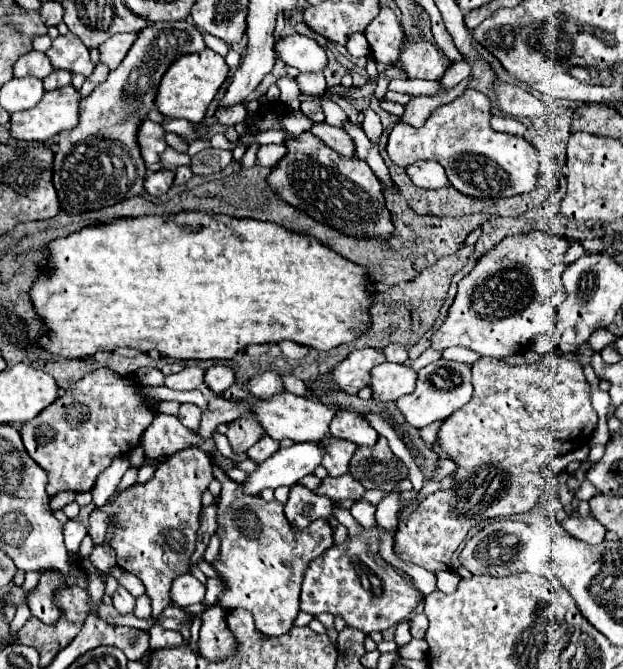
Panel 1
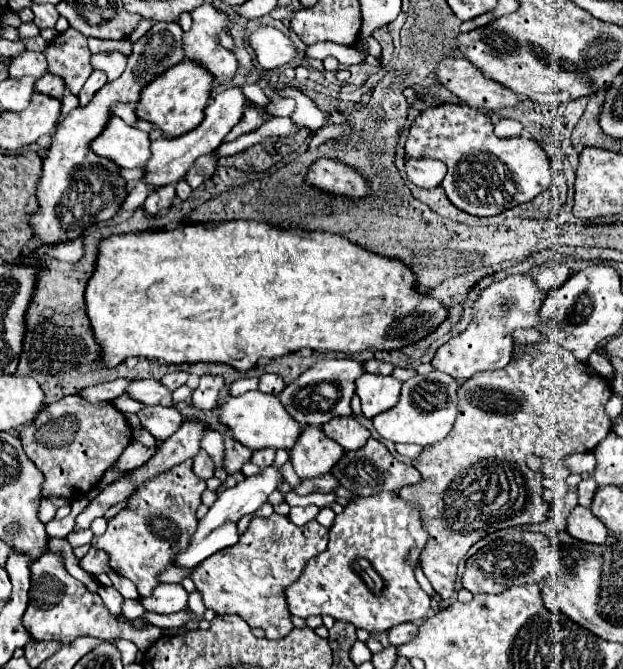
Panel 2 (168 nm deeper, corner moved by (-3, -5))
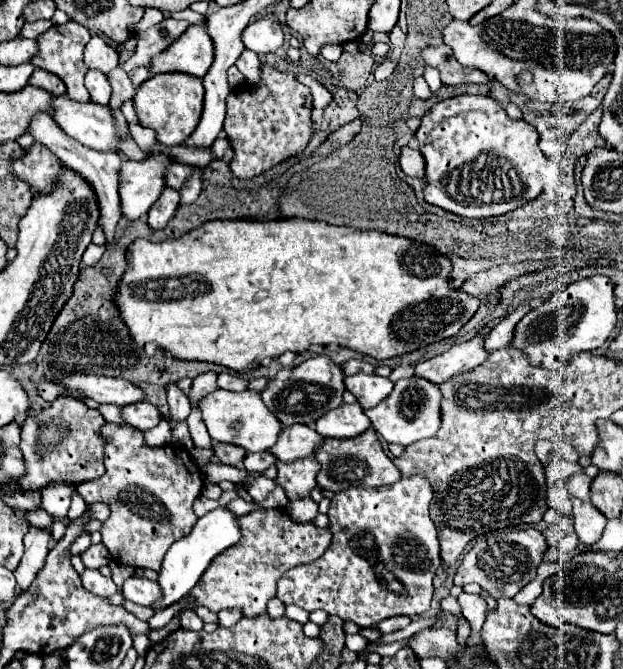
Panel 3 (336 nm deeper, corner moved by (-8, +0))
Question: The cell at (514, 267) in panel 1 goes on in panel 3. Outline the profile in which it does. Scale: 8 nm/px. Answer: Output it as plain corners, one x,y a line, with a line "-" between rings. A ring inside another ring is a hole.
486,326
472,340
460,342
460,344
452,346
448,352
416,364
414,366
416,376
442,384
444,380
450,380
456,374
468,372
468,370
476,368
478,364
484,364
490,356
490,352
484,348
488,334
490,334
490,328

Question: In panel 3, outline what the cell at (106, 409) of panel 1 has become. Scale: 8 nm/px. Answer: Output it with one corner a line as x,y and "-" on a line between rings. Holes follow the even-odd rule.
56,398
48,408
30,414
22,426
22,452
26,460
26,476
22,476
24,490
42,490
50,484
64,482
70,486
96,480
104,474
106,440
100,436
104,416
88,408
78,398

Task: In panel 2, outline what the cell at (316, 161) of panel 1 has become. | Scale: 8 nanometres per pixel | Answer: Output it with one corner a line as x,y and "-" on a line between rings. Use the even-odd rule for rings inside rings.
319,159
309,169
307,179
319,189
325,189
329,193
341,193
351,199
359,199
369,193
369,185
365,185
365,179
355,169
333,159

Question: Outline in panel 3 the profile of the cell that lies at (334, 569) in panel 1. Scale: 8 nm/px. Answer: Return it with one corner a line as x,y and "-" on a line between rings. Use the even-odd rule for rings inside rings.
412,476
412,478
402,478
398,480
396,484
392,486
382,486
382,488
348,488
346,492
338,492
334,498
332,498
332,504
330,504
330,510
328,510
328,518
330,518
330,530
332,530
332,544
330,548
312,564
306,564
306,566
298,566
298,568
290,568
280,580
278,580
278,598
284,602
284,604
296,604
308,612
314,612
314,610
326,610
328,614
336,614
340,616
342,620
352,620
354,624
362,626
362,628
370,628
370,626
376,626
378,622
386,620
386,618
392,618
392,616
420,616
424,614
428,608
430,608
430,602
432,602
432,592
434,592
434,586
432,586
432,578
436,574
436,568
440,566
440,558
438,558
438,536
436,536
436,526
430,518
430,502
432,502
432,486
426,478
422,476

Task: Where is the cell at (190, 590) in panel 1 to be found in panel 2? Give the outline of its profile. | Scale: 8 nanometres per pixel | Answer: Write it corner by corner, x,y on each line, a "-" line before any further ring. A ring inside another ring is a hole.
157,585
149,597
139,597
145,611
153,613
177,613
187,605
187,591
181,585

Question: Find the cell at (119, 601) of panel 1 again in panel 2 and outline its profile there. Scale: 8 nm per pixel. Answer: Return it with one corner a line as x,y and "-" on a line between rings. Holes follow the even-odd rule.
99,585
97,589
97,595
103,599
105,607
115,615
121,613
121,603
123,603
123,597
113,589
113,587
105,587
105,585

